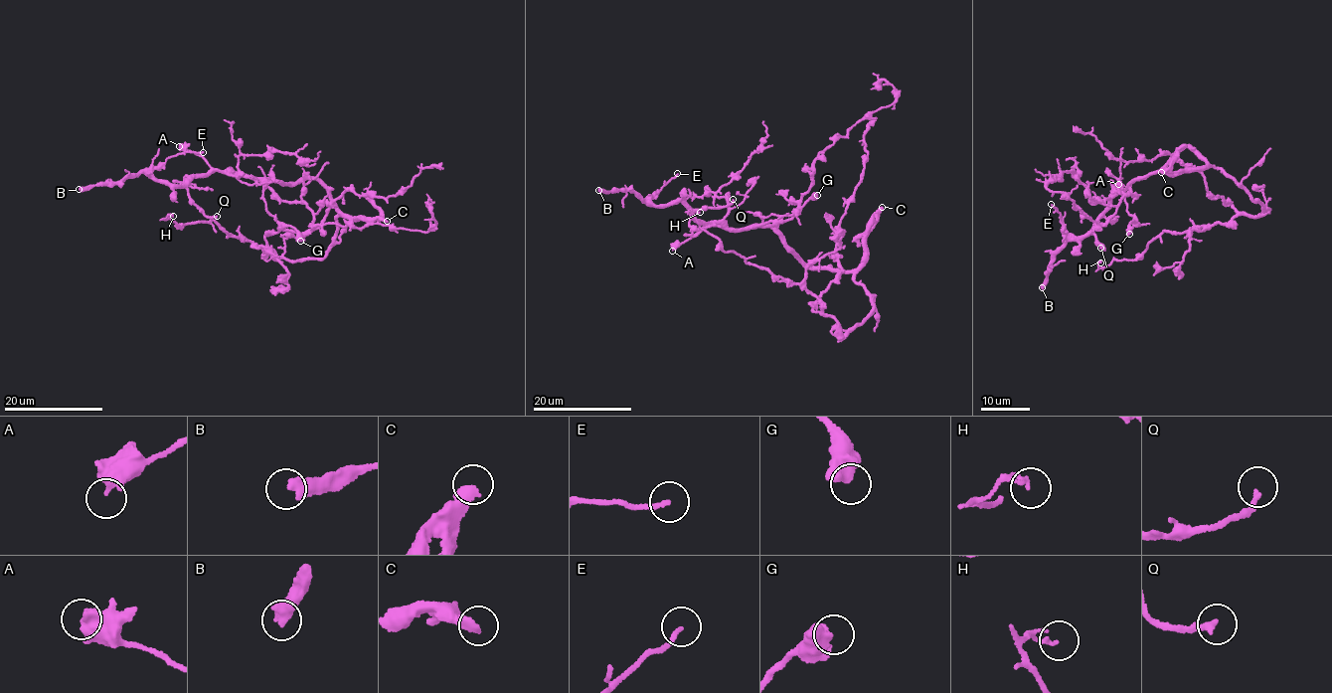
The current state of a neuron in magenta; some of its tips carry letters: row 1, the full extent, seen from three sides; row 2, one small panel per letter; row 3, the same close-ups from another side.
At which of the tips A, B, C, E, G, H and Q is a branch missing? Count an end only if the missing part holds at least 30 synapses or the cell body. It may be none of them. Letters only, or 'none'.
B, C, Q

